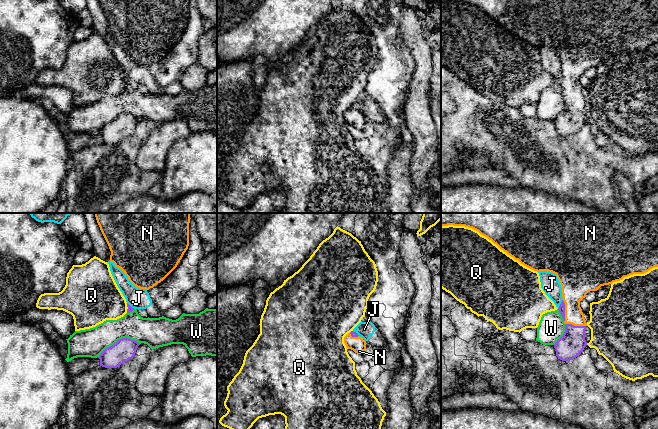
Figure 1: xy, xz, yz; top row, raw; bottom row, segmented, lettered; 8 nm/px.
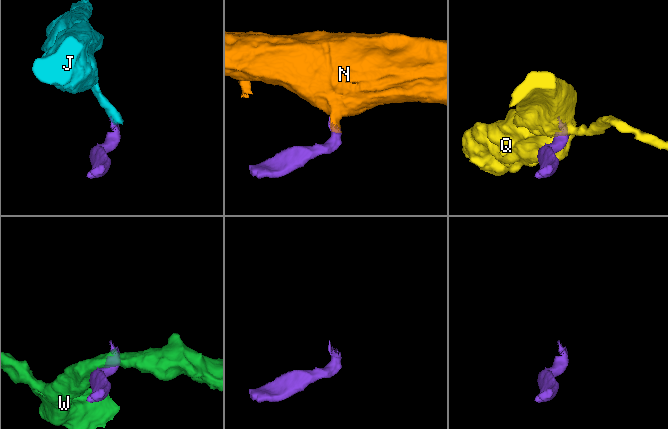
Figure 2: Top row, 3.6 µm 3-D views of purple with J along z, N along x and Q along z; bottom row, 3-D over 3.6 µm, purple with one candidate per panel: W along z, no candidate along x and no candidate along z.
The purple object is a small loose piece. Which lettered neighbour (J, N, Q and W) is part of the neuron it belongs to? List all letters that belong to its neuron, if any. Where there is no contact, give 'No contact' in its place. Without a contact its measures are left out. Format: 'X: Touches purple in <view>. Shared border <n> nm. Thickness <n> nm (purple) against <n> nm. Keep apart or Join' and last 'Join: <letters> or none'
J: Touches purple in yz. Shared border 90 nm. Thickness 50 nm (purple) against 150 nm. Keep apart
N: Touches purple in yz. Shared border 180 nm. Thickness 50 nm (purple) against 240 nm. Join
Q: Touches purple in xy. Shared border 80 nm. Thickness 50 nm (purple) against 360 nm. Keep apart
W: Touches purple in xy. Shared border 360 nm. Thickness 180 nm (purple) against 220 nm. Keep apart
Join: N

